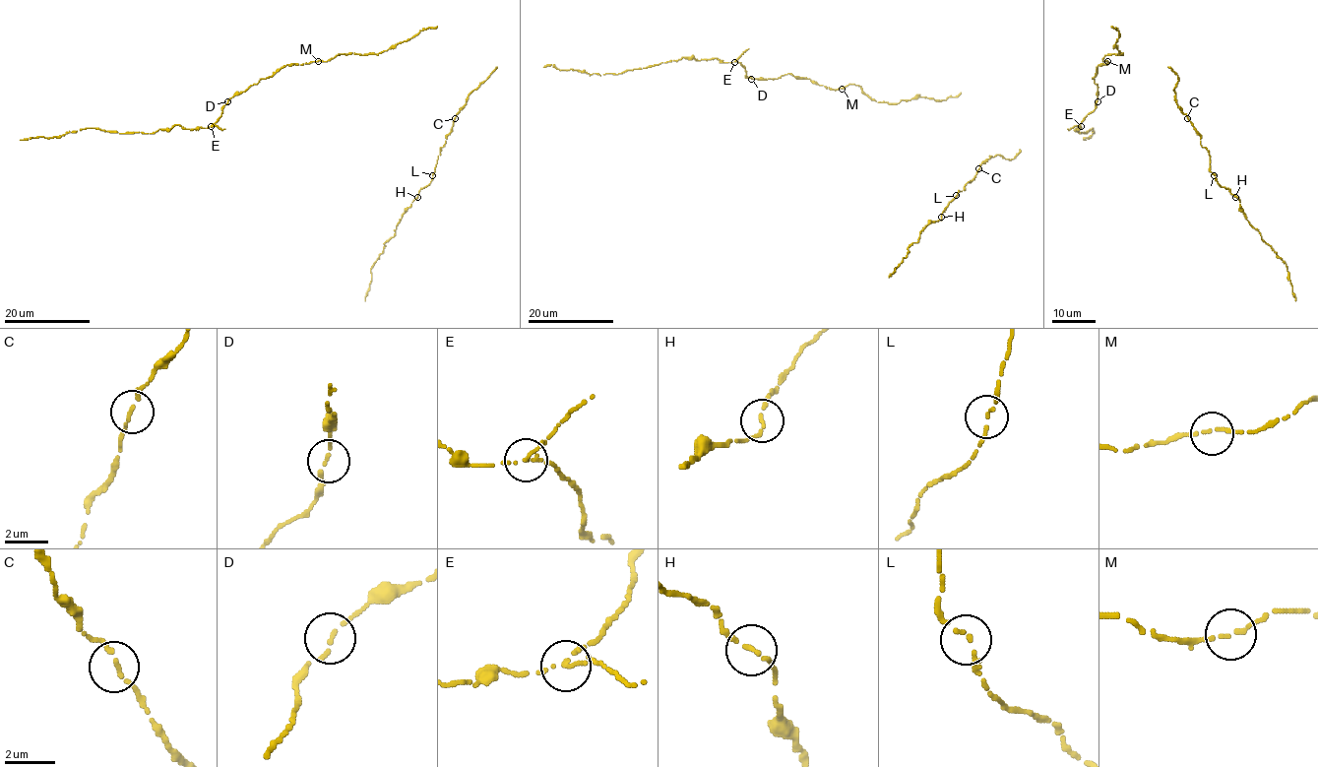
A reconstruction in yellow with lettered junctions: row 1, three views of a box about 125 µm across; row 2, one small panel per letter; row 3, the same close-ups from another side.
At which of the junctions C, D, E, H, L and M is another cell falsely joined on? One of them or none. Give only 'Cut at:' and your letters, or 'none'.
Cut at: none

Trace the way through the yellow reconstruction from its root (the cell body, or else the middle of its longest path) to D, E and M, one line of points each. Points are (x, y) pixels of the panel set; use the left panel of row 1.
D: (398, 43), (378, 54), (349, 53), (327, 61), (283, 66), (271, 77), (236, 93), (227, 101)
E: (398, 43), (378, 54), (349, 53), (327, 61), (283, 66), (271, 77), (236, 93), (211, 127)
M: (398, 43), (378, 54), (349, 53), (318, 61)

